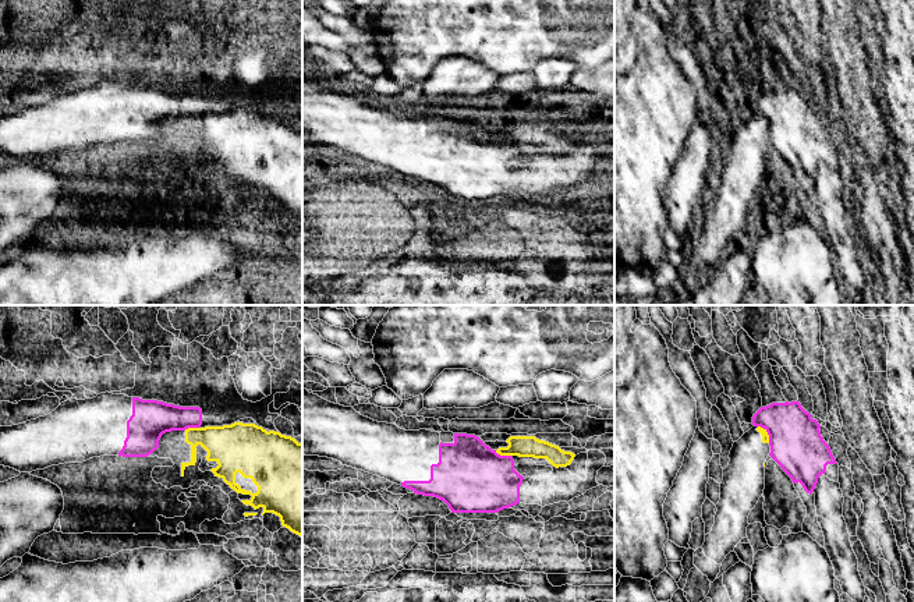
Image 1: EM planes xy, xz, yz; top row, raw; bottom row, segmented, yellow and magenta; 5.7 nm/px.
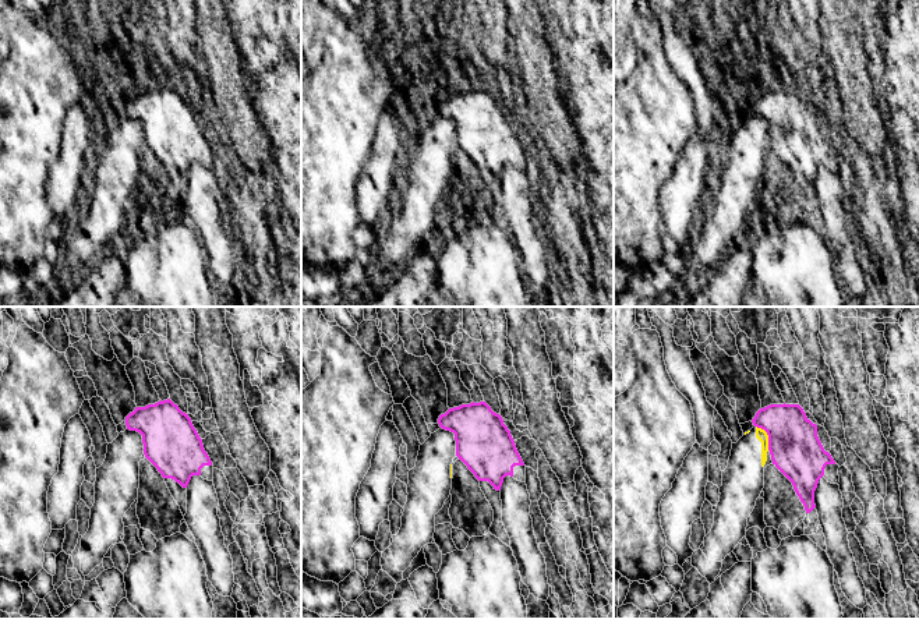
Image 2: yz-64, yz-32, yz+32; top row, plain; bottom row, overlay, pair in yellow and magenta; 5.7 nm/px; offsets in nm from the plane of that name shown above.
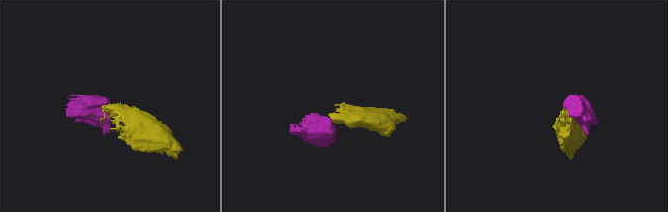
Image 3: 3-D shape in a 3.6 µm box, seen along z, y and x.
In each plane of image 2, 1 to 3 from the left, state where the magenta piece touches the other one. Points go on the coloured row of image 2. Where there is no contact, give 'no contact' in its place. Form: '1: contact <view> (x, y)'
1: no contact
2: no contact
3: contact yz+32 (767, 437)

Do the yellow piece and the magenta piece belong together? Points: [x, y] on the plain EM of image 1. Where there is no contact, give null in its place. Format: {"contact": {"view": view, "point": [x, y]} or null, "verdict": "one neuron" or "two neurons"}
{"contact": {"view": "yz", "point": [767, 121]}, "verdict": "two neurons"}

